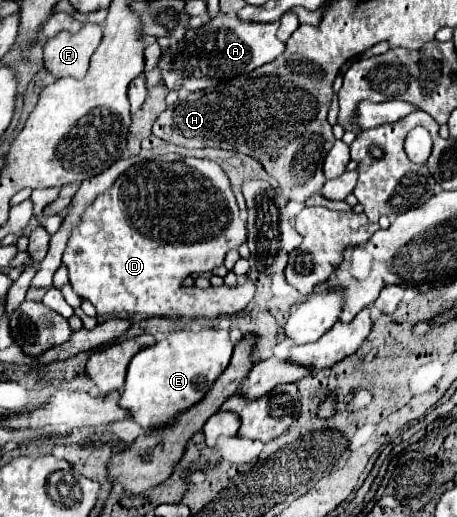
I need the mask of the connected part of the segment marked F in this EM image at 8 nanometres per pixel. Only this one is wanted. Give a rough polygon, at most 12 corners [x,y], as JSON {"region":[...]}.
{"region":[[103,24],[59,32],[45,44],[45,68],[83,78]]}

